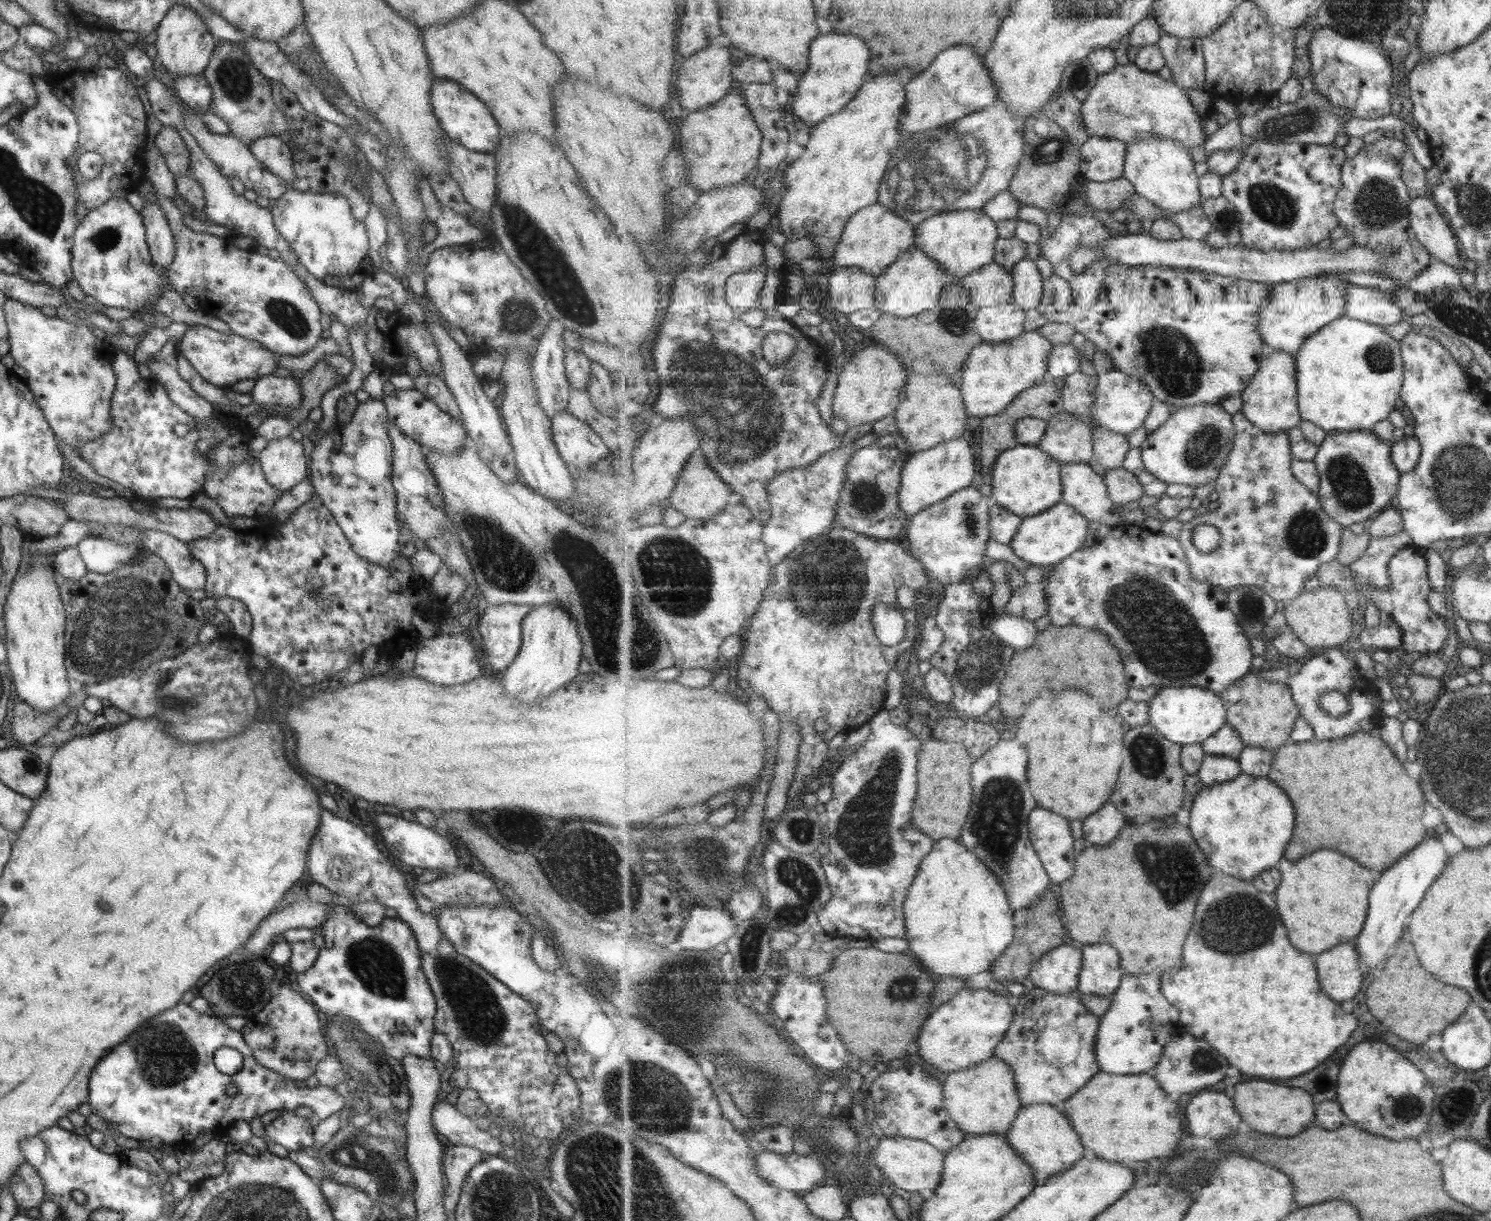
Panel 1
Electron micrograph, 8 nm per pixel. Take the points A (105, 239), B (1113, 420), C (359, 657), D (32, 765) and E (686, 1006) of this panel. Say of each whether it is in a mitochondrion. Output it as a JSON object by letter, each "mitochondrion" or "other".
{"A":"mitochondrion","B":"other","C":"other","D":"other","E":"mitochondrion"}

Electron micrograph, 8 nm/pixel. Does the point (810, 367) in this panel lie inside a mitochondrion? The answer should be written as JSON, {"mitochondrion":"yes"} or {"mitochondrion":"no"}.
{"mitochondrion":"no"}

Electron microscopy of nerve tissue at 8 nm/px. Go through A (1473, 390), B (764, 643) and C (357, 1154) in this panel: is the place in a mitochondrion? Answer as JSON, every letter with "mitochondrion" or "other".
{"A":"other","B":"other","C":"mitochondrion"}

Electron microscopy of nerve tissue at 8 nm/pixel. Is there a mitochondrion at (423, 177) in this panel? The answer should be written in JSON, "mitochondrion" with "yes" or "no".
{"mitochondrion":"no"}

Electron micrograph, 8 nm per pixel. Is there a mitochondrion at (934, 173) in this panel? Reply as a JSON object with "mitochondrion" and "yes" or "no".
{"mitochondrion":"yes"}

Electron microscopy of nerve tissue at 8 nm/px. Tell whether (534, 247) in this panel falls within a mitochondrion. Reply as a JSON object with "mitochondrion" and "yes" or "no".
{"mitochondrion":"yes"}

